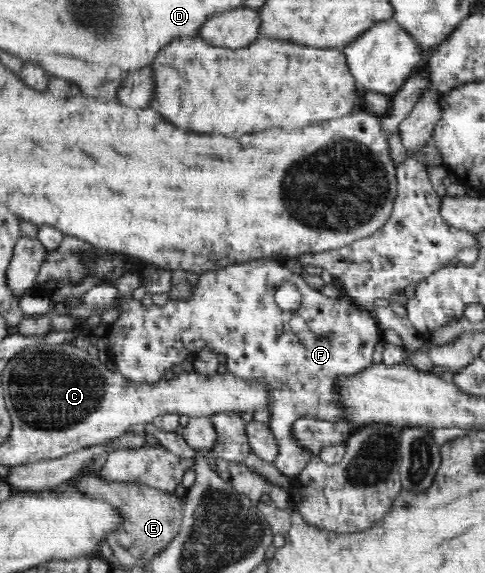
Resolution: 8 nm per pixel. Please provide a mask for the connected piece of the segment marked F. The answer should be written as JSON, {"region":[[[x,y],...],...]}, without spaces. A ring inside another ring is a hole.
{"region":[[[255,259],[225,266],[221,270],[200,273],[190,299],[169,299],[165,306],[155,304],[150,310],[143,307],[141,300],[121,302],[119,310],[123,310],[123,314],[110,326],[106,355],[115,362],[112,368],[127,381],[145,384],[161,381],[167,370],[184,360],[192,360],[201,350],[207,349],[213,350],[214,354],[219,352],[219,355],[227,356],[228,373],[235,378],[261,385],[267,382],[273,392],[273,418],[269,430],[279,448],[278,458],[274,463],[281,474],[291,478],[296,477],[310,461],[308,450],[304,450],[291,435],[291,426],[305,416],[344,423],[343,416],[347,415],[347,410],[344,410],[343,402],[340,402],[341,388],[337,387],[337,382],[340,378],[351,378],[367,370],[373,364],[375,346],[383,341],[382,331],[371,312],[357,307],[345,295],[329,298],[321,294],[319,290],[309,287],[300,273],[289,270],[281,261],[271,259]],[[285,282],[293,282],[302,294],[301,308],[295,313],[307,324],[297,335],[289,325],[294,313],[282,310],[273,300],[275,290]],[[117,326],[127,326],[131,330],[125,330],[125,334],[117,338]]]}

